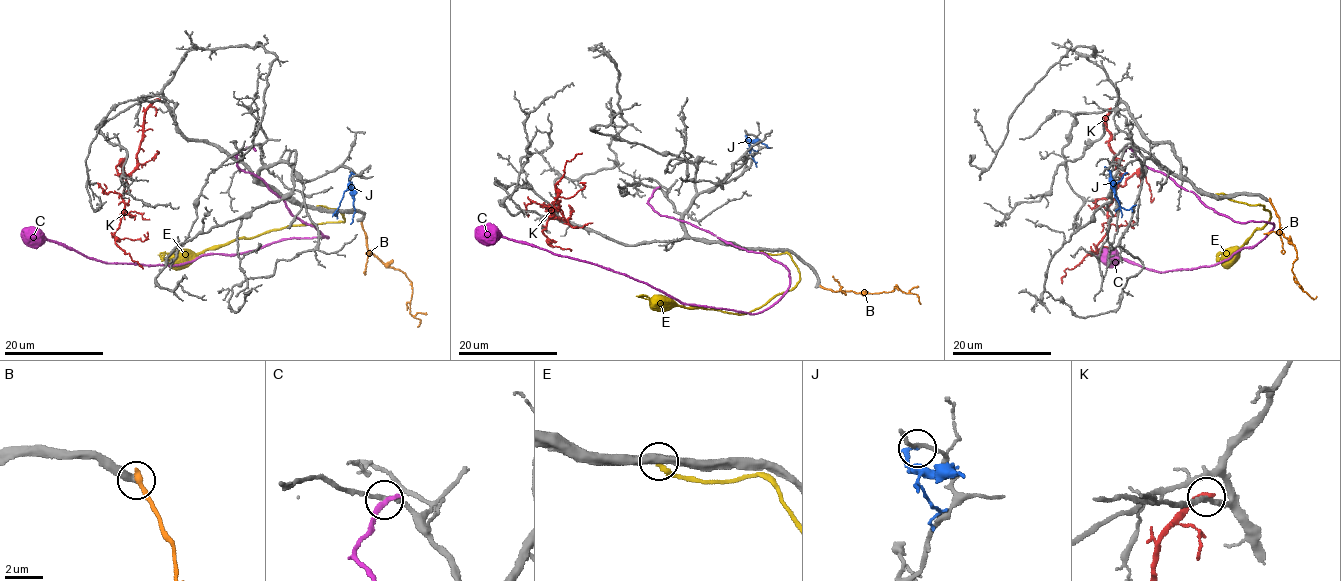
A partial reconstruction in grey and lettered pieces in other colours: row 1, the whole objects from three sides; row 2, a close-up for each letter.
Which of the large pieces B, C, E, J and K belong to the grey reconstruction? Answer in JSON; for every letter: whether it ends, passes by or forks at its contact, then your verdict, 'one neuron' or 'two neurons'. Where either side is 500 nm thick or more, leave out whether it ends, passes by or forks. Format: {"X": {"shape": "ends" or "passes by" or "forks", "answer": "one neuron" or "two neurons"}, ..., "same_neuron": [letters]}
{"B": {"answer": "two neurons"}, "C": {"shape": "ends", "answer": "two neurons"}, "E": {"shape": "ends", "answer": "two neurons"}, "J": {"shape": "ends", "answer": "two neurons"}, "K": {"shape": "ends", "answer": "two neurons"}, "same_neuron": []}

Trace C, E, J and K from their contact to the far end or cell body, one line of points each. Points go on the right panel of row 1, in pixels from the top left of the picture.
C: (1125, 147), (1216, 211), (1273, 228), (1219, 263), (1191, 268), (1159, 272), (1106, 254)
E: (1215, 194), (1227, 194), (1232, 201), (1264, 206), (1271, 217), (1266, 225), (1254, 230), (1240, 248), (1215, 255)
J: (1106, 169), (1110, 172), (1119, 205), (1127, 209), (1137, 205)
K: (1109, 109), (1104, 121), (1119, 176), (1109, 206), (1108, 231), (1096, 251), (1066, 269), (1062, 284)

